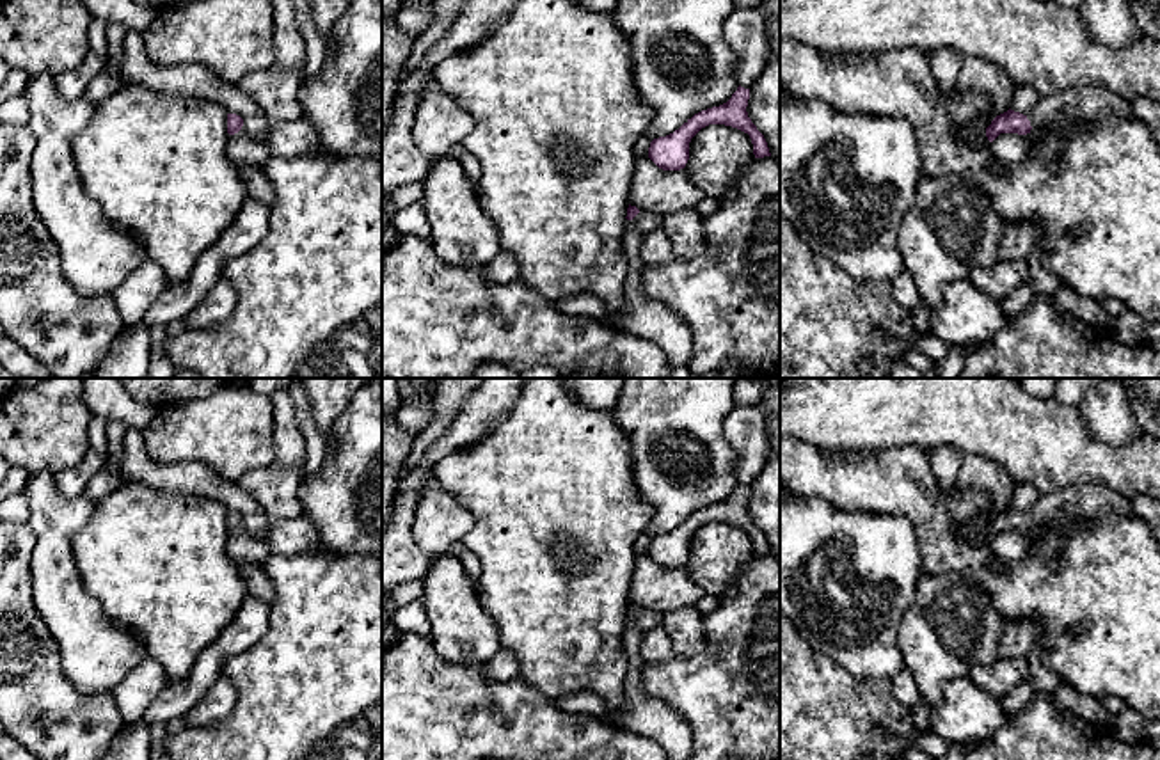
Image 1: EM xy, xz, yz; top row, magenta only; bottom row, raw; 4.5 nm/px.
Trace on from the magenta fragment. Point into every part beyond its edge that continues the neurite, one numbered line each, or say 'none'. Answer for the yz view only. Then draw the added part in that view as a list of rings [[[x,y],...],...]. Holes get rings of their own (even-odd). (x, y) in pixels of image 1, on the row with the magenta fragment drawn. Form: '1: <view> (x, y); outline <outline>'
1: yz (1088, 102); outline [[[1082,85],[1041,98],[1027,119],[1037,128],[1050,121],[1096,119],[1105,114],[1133,117],[1132,101],[1101,85]]]

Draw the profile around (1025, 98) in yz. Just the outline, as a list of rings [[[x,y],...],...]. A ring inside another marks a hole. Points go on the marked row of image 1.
[[[1018,83],[1011,98],[1011,110],[1027,115],[1037,105],[1039,99],[1041,94],[1034,87],[1027,83]]]

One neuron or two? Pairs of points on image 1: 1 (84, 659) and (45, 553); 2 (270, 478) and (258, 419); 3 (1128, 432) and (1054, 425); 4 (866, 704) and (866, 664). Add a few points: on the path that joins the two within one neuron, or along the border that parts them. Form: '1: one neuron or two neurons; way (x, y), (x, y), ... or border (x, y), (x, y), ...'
1: one neuron; way (84, 633), (63, 604), (55, 579)
2: two neurons; border (274, 425), (274, 457), (235, 482)
3: two neurons; border (1077, 407), (1088, 430), (1096, 439), (1128, 443)
4: two neurons; border (828, 659), (853, 677), (890, 680)

